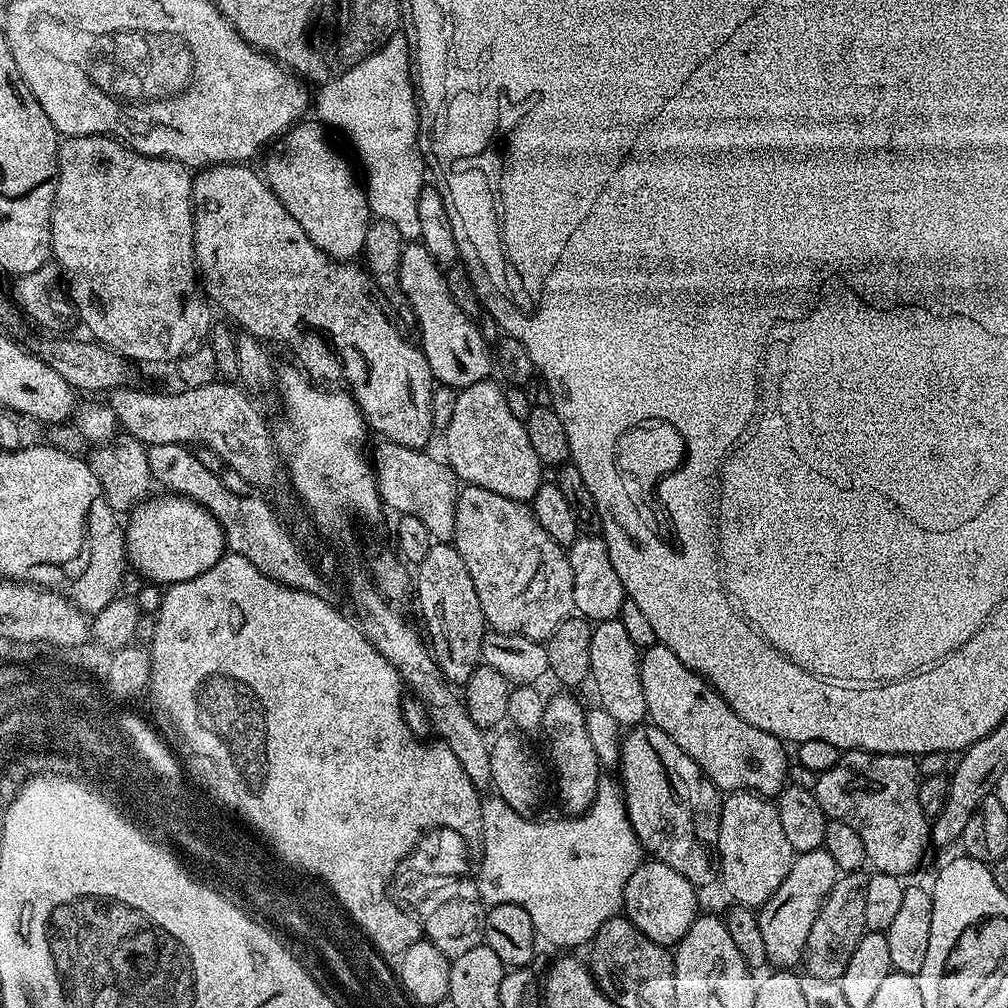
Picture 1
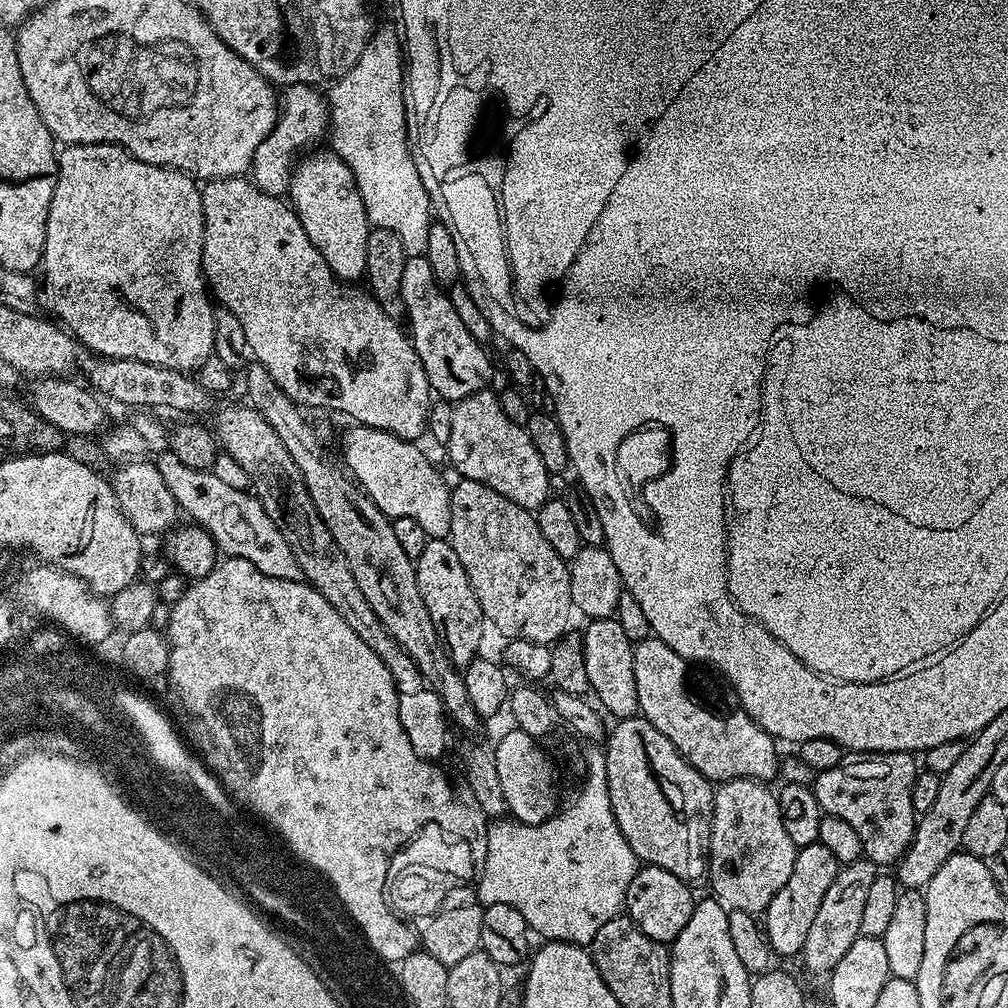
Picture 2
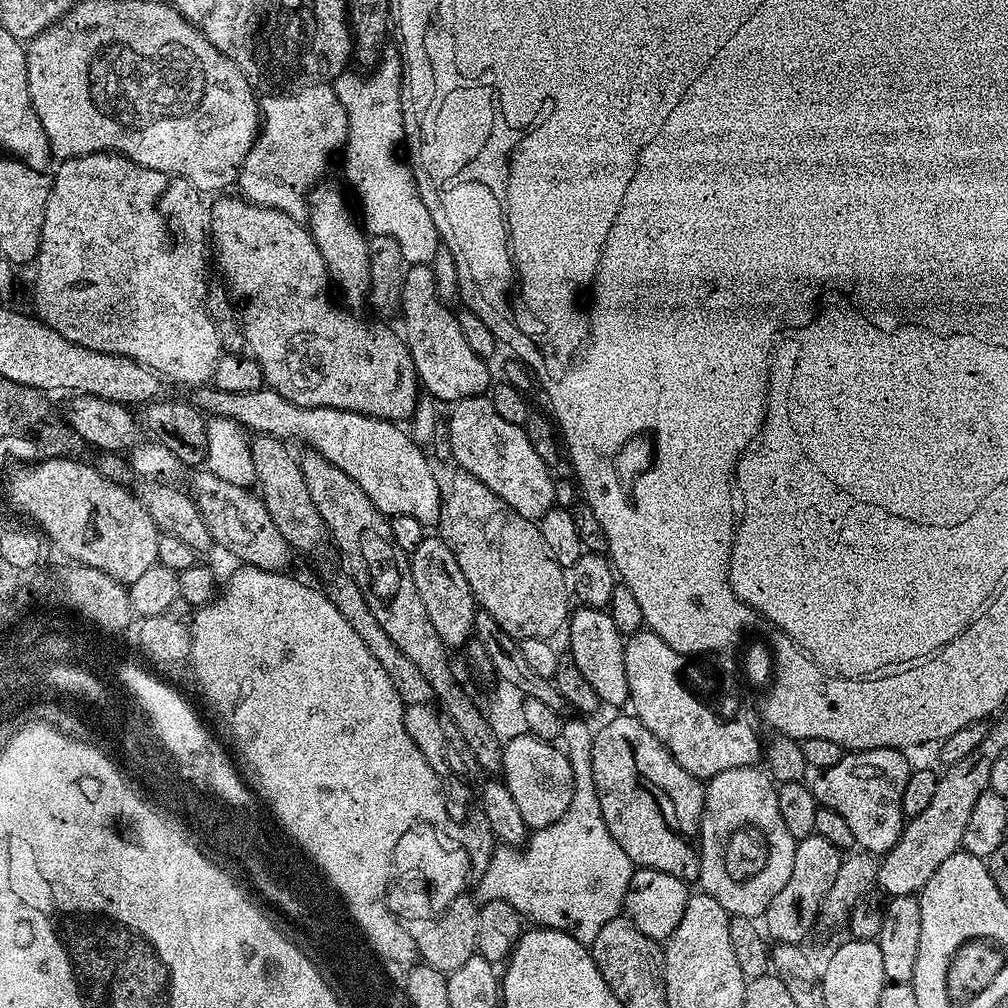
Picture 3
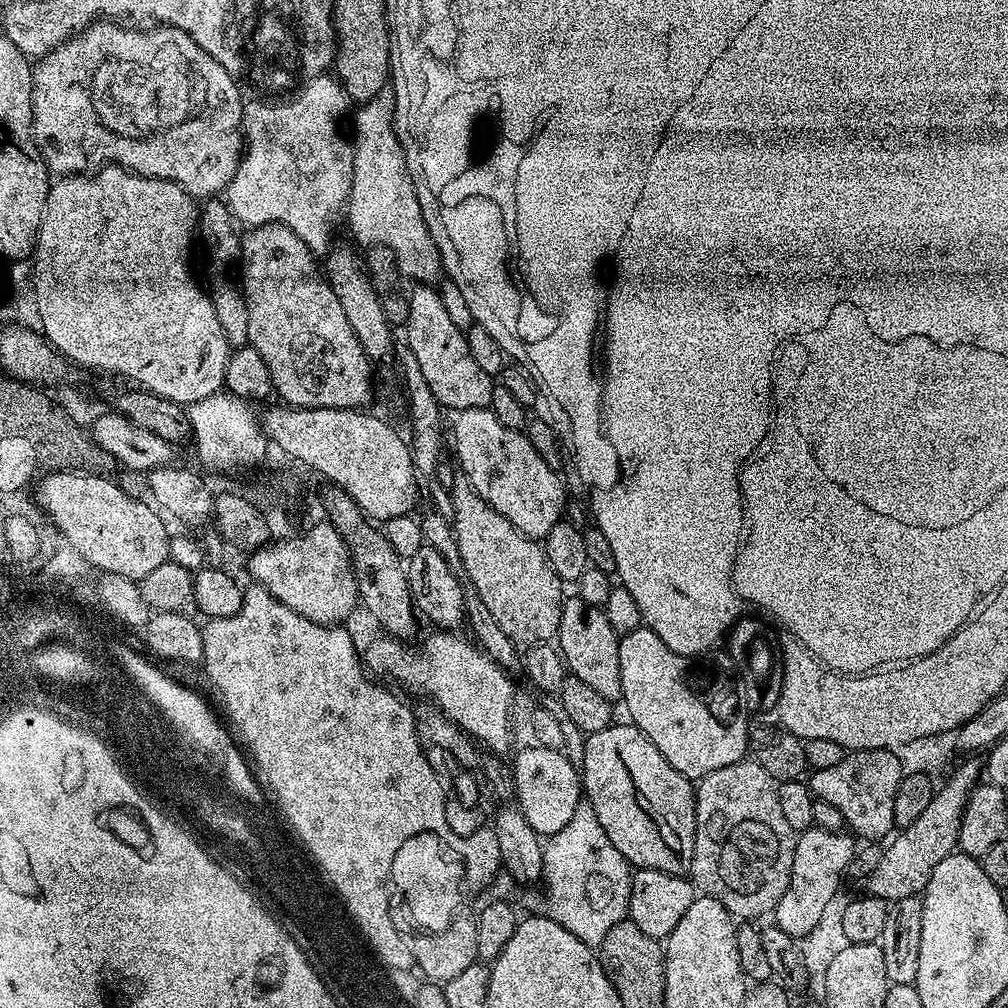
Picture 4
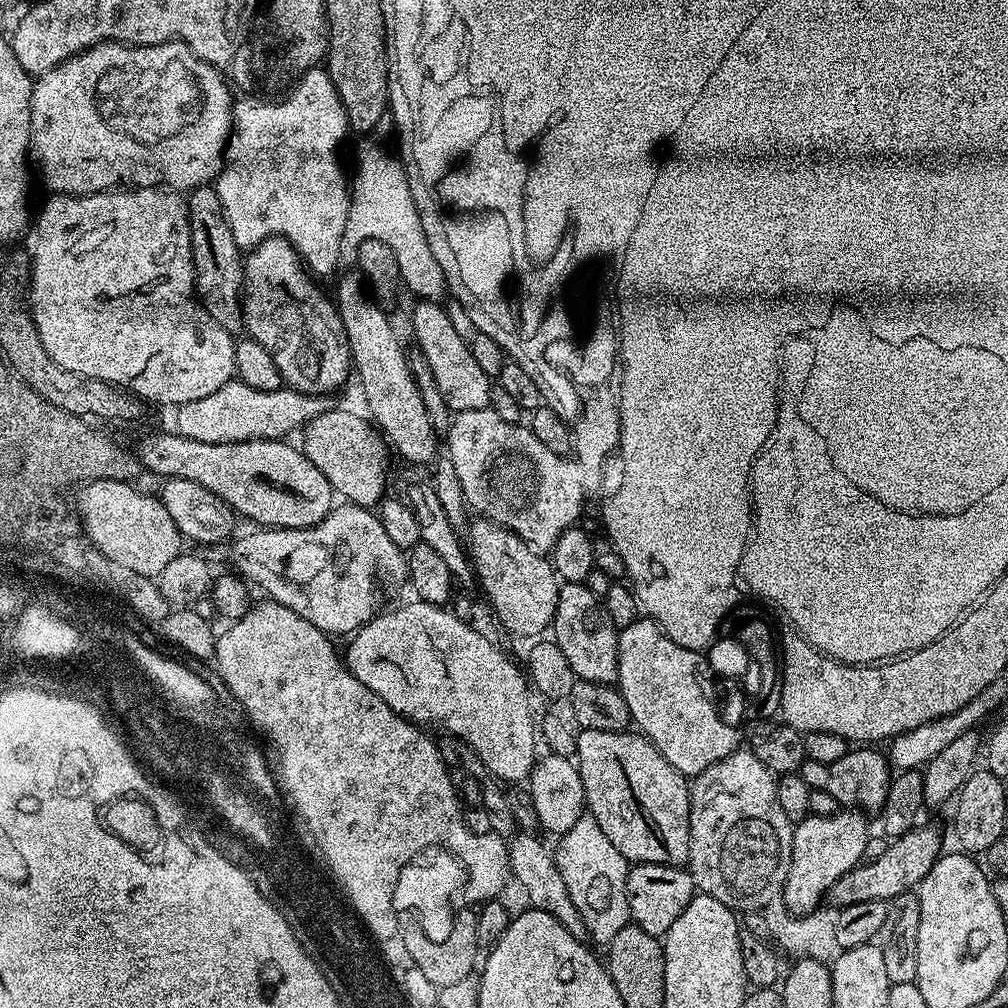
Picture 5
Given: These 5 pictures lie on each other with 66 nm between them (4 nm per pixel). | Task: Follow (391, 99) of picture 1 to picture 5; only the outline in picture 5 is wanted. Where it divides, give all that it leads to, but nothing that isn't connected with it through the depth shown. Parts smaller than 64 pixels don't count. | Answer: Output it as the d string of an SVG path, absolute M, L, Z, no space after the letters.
M368 128L360 140L360 153L354 156L356 177L354 178L354 198L350 206L350 219L346 224L343 240L339 246L336 262L341 269L359 263L361 254L367 244L382 242L382 246L390 246L394 250L394 258L400 267L400 274L405 285L413 284L426 297L436 298L439 292L445 291L445 276L439 260L433 253L422 228L421 213L414 199L414 189L410 183L408 160L402 154L400 144L396 140L396 128Z

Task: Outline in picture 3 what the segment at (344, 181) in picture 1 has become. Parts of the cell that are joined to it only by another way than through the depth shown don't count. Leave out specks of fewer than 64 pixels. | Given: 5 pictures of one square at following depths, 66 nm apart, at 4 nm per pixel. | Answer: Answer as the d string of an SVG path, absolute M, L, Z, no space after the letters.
M325 183L310 200L310 231L312 240L320 247L320 253L328 271L328 279L335 295L338 297L339 303L349 310L360 310L360 307L366 304L366 301L369 299L369 237L366 235L365 229L362 227L354 208L354 213L352 213L352 208L348 205L347 198L334 185L327 184Z

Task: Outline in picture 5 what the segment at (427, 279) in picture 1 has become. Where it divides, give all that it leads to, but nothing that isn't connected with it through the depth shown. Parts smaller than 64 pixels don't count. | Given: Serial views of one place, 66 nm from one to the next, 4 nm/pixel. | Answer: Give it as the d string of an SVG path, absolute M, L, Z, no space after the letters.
M416 294L416 297L411 297L410 310L408 320L412 323L412 338L416 354L423 359L433 384L439 389L442 394L443 401L446 406L452 408L453 413L459 414L462 412L479 412L487 409L492 402L493 381L488 379L486 374L482 374L482 369L478 367L478 362L474 362L474 354L470 354L470 346L468 341L462 339L458 334L458 330L454 330L454 326L450 326L450 318L448 317L448 309L439 301L433 300L431 297L426 297L422 294Z

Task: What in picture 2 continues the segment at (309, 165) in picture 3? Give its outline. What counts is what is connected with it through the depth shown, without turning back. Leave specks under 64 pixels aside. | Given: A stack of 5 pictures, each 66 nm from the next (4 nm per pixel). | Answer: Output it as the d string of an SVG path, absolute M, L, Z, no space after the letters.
M290 84L283 89L282 107L278 112L276 125L258 146L250 169L252 183L271 196L283 197L287 193L288 183L292 181L292 169L296 167L305 153L319 145L316 143L323 136L325 139L329 131L328 101L320 91L319 87L311 84Z

